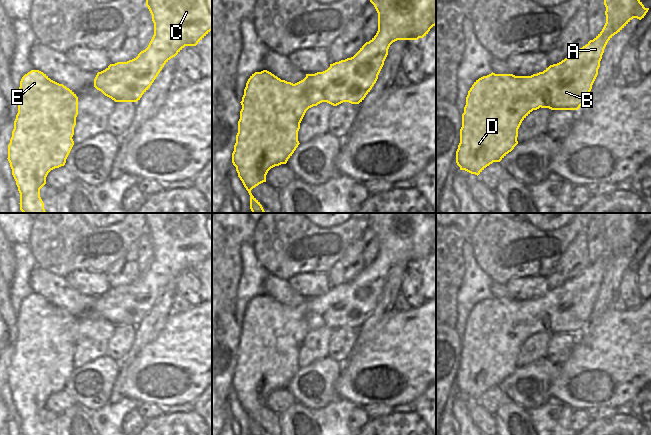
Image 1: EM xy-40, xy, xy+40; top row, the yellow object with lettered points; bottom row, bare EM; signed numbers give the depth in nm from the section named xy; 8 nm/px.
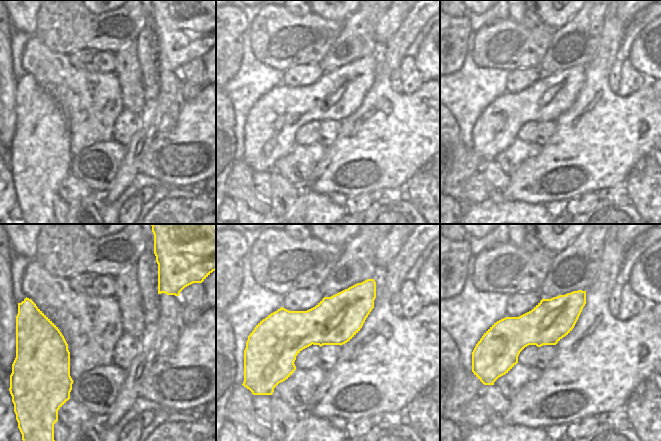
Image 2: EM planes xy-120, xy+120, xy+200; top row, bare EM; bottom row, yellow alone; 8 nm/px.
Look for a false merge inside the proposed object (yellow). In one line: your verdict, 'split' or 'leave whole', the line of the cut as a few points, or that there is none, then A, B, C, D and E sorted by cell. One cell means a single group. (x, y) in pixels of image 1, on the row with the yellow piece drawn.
split | xy+40 (582, 54), (581, 68), (560, 77), (540, 106) | A B C / D E

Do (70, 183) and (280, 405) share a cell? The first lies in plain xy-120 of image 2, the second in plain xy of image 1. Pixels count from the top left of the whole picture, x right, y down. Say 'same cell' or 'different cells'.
same cell

